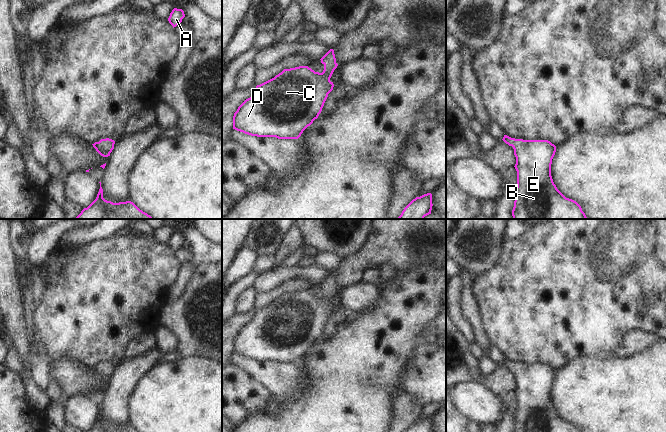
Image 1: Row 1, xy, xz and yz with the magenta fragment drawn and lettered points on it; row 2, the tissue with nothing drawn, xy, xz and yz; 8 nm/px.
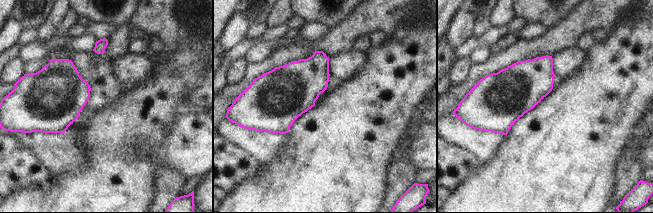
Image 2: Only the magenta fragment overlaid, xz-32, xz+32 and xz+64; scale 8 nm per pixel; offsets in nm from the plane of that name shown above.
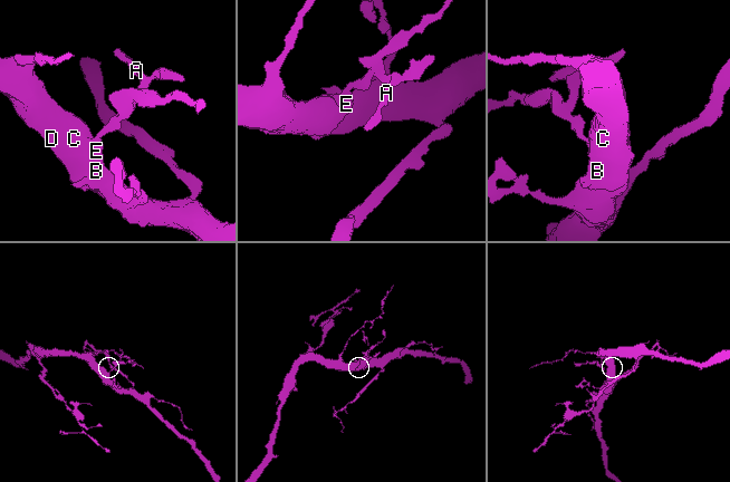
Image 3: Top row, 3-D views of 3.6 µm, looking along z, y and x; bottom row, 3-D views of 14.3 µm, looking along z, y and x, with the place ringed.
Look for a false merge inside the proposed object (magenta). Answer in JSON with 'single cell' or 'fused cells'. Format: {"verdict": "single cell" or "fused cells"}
{"verdict": "single cell"}

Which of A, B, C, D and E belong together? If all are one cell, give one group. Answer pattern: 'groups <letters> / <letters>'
groups A B C D E

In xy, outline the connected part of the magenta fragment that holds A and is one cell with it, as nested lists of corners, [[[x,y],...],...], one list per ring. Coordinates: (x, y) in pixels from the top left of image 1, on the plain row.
[[[174,232],[170,237],[168,242],[169,247],[174,251],[182,246],[182,243],[185,241],[184,235],[182,233]]]

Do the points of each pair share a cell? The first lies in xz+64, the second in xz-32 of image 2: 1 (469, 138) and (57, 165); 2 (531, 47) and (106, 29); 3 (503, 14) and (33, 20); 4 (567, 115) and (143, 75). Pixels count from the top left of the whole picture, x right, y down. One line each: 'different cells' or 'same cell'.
1: same cell
2: different cells
3: different cells
4: different cells

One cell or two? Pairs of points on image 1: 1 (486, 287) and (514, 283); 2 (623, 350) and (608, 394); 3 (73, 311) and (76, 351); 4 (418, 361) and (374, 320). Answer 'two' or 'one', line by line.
1: one
2: two
3: one
4: two

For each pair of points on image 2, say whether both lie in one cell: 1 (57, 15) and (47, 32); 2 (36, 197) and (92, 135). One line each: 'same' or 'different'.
1: same
2: same

